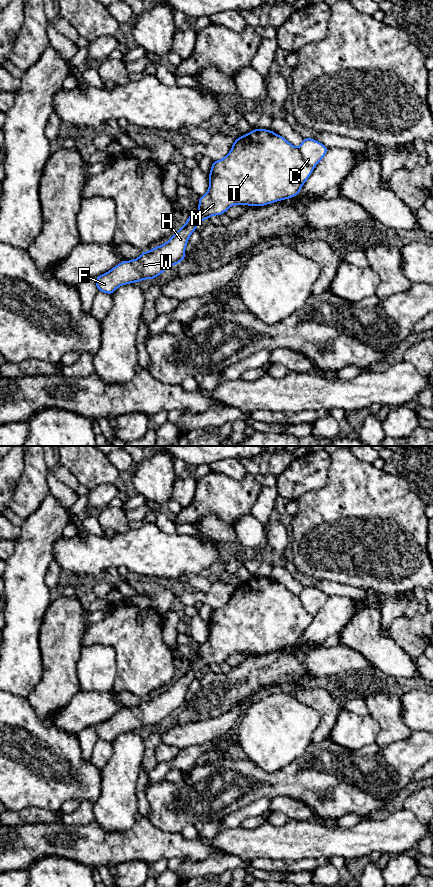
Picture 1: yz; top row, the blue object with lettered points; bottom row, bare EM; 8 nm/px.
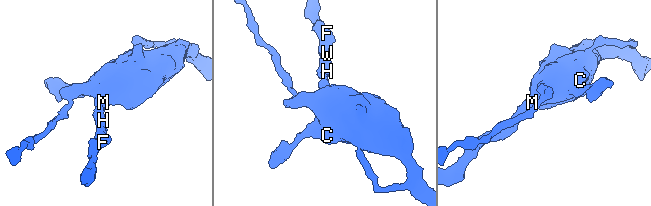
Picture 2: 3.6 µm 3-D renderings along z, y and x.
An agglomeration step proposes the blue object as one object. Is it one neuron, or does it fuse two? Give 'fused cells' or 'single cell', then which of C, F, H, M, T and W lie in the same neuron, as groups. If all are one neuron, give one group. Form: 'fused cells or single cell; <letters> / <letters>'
single cell; C F H M T W

